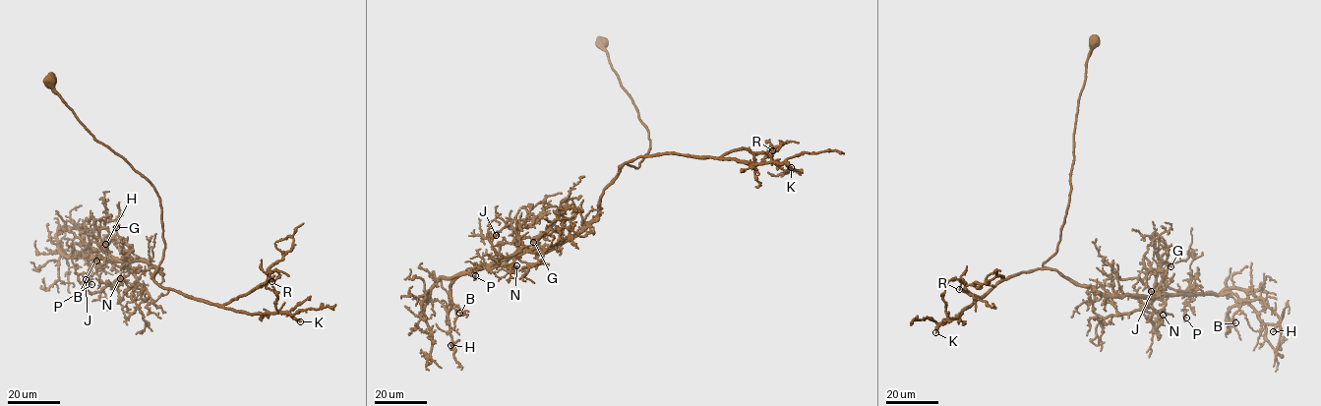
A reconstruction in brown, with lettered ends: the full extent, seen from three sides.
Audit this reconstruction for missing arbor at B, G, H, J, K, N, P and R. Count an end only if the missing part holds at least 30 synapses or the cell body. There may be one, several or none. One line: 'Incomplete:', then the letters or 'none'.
Incomplete: none

